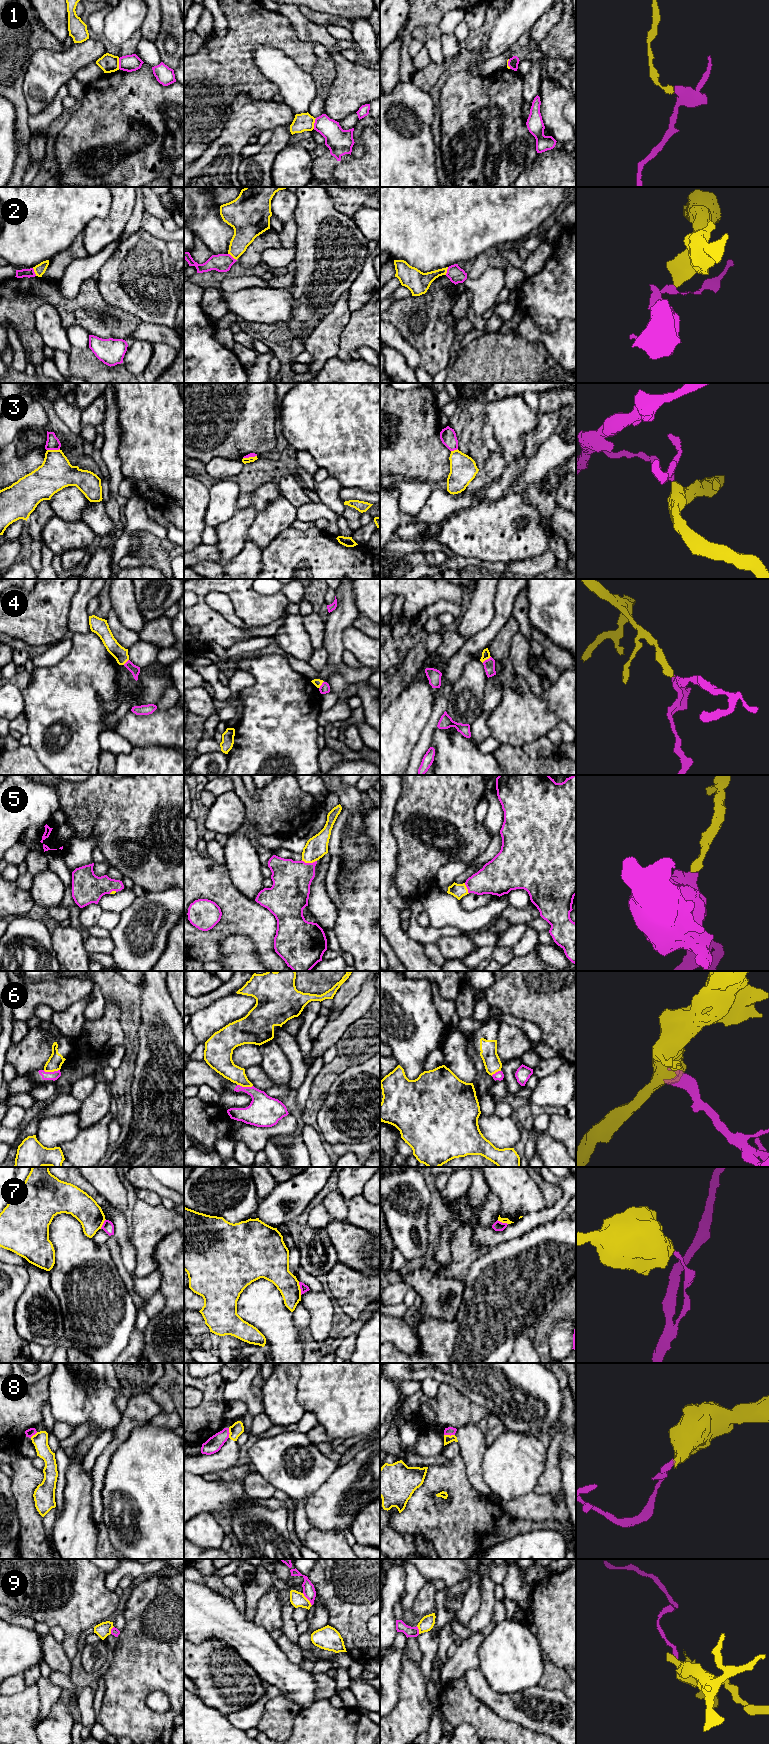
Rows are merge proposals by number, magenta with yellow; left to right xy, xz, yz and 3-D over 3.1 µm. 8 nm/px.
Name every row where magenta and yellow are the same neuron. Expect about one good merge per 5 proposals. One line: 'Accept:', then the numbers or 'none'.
Accept: 5

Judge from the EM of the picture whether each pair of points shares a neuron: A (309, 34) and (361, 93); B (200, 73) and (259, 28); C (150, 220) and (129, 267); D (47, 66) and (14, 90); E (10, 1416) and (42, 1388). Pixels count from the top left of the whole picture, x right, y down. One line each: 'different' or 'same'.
A: same
B: same
C: different
D: different
E: same

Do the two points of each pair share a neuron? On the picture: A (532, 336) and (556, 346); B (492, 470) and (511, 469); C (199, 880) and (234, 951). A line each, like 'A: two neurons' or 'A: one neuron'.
A: one neuron
B: two neurons
C: two neurons

